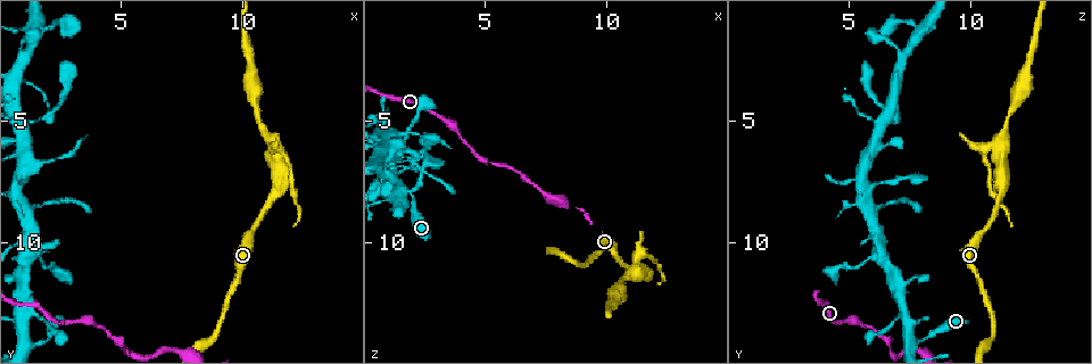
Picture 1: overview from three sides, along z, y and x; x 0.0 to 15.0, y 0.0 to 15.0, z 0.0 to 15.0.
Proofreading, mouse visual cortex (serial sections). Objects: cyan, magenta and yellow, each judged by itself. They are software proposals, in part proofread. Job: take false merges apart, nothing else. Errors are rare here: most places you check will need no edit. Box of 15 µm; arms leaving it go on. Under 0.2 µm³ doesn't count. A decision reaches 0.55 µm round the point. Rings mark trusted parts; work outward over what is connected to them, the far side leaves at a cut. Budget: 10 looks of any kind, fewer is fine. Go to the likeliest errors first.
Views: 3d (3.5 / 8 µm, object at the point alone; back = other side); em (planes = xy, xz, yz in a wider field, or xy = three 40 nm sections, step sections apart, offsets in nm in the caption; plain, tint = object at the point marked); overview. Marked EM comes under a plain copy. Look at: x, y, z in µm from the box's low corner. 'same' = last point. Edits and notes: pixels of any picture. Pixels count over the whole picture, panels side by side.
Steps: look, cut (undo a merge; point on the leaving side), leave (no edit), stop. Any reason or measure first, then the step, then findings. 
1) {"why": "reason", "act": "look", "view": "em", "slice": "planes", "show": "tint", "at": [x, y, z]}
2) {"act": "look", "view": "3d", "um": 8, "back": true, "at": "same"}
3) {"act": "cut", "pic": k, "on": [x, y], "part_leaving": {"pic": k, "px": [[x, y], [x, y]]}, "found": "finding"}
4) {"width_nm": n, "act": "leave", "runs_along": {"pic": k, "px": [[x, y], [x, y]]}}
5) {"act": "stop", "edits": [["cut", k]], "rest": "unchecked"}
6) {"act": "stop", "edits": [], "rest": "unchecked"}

{"why": "sharp bend", "act": "look", "view": "3d", "um": 3.5, "at": [1.1, 14.3, 7.6]}

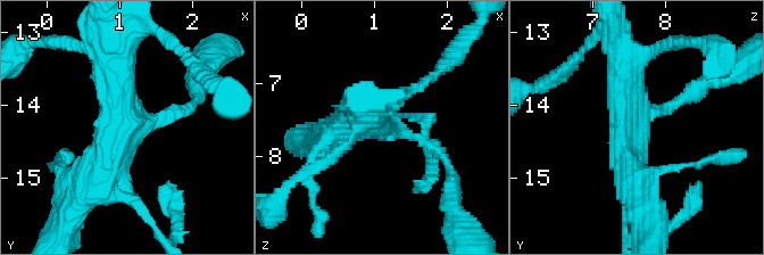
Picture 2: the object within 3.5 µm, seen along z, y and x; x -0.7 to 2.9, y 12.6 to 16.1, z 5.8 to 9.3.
{"arms": 3, "arm_widths_nm": [150, 400, 450], "why": "need the tissue", "act": "look", "view": "em", "slice": "planes", "show": "tint", "at": [1.20, 14.25, 7.60]}

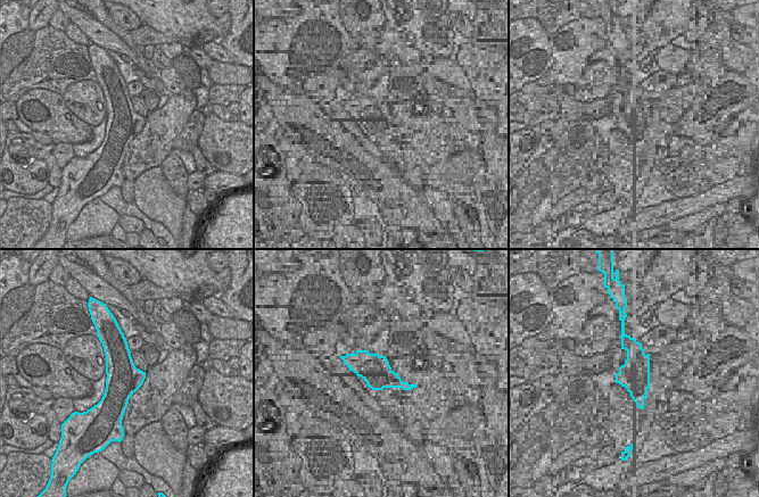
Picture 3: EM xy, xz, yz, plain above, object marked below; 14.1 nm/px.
{"act": "leave", "runs_along": {"pic": 2, "px": [[450, 166], [415, 137], [363, 114]]}, "found": "continuous, no second cell"}

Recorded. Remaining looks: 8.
{"why": "abrupt turn", "act": "look", "view": "3d", "um": 3.5, "at": [11.2, 5.9, 11.2]}

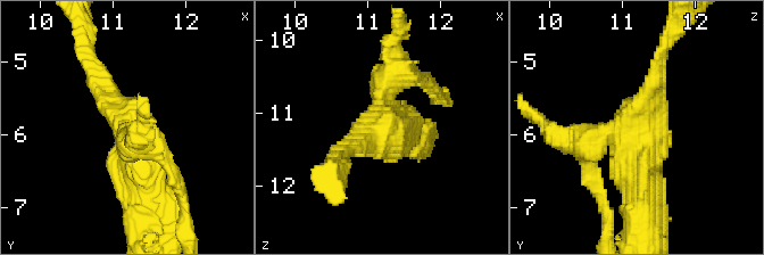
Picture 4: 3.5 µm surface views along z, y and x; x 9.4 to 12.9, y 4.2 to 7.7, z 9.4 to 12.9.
{"arms": 3, "arm_widths_nm": [350, 400, 500], "why": "shape alone is not enough", "act": "look", "view": "em", "slice": "xy", "step": 1, "show": "tint", "at": [11.30, 5.95, 11.30]}

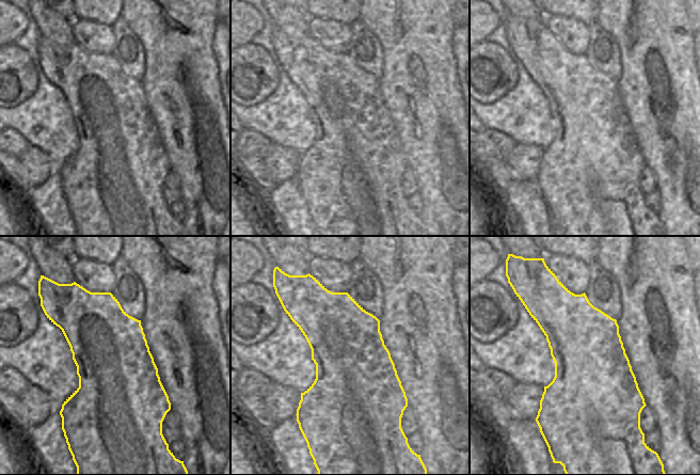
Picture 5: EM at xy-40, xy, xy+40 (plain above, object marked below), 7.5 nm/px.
{"width_nm": 650, "act": "cut", "pic": 4, "on": [572, 144], "part_leaving": {"pic": 4, "px": [[608, 140], [586, 144], [606, 206]]}, "found": "a second cell is stuck on"}

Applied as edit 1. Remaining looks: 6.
{"why": "calibre changes", "act": "look", "view": "3d", "um": 3.5, "at": [1.0, 10.0, 6.3]}

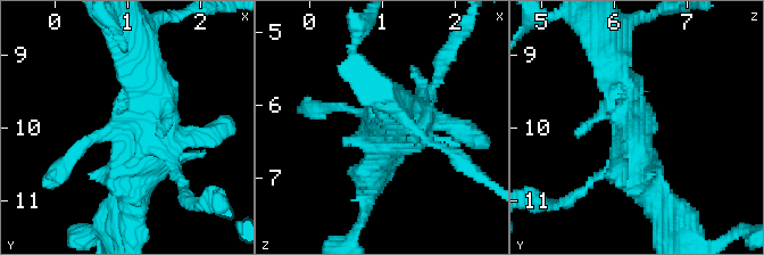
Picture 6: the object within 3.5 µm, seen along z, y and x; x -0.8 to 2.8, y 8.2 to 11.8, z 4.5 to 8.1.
{"why": "need the tissue", "act": "look", "view": "em", "slice": "xy", "step": 5, "show": "tint", "at": [1.05, 10.10, 6.25]}

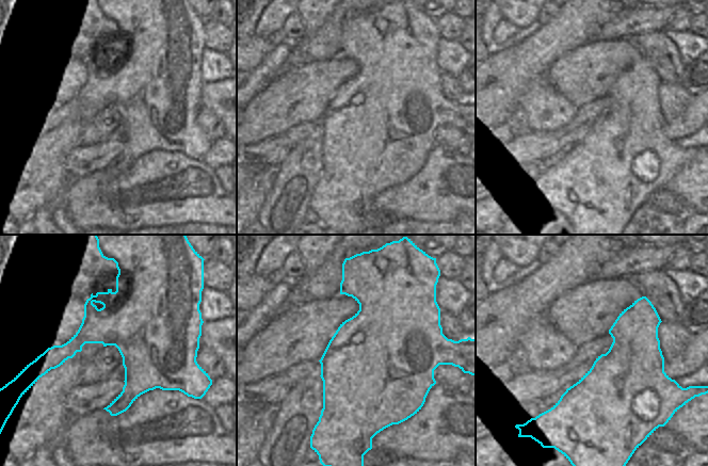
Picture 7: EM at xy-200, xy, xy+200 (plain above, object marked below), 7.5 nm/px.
{"act": "leave", "found": "all the same cell"}

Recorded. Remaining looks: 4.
{"why": "narrows sharply", "act": "look", "view": "3d", "um": 3.5, "at": [1.7, 4.9, 6.8]}

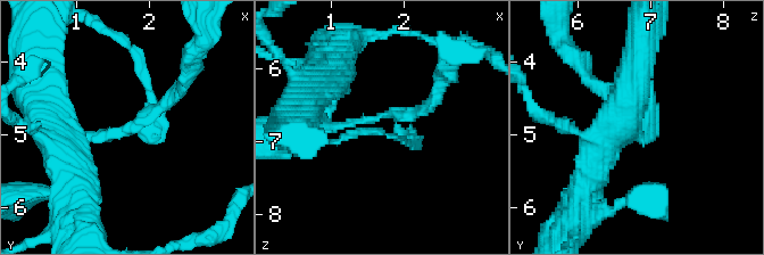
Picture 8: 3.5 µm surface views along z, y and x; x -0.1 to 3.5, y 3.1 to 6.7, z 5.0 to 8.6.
{"act": "look", "view": "em", "slice": "xy", "step": 1, "show": "tint", "at": [1.70, 5.00, 6.70]}

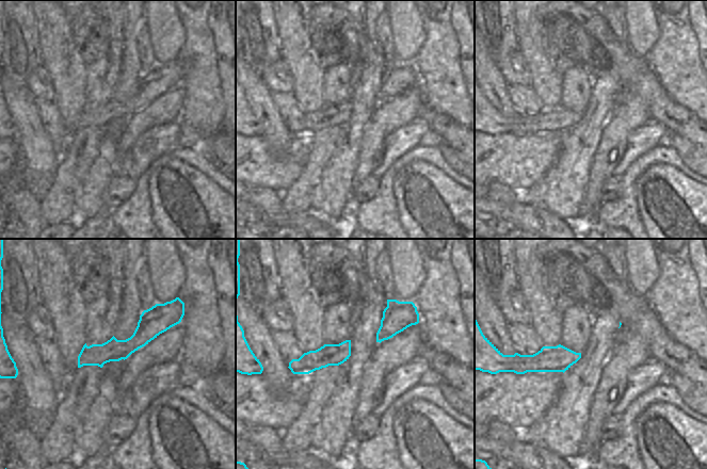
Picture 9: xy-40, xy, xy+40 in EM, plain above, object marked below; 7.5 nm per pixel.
{"act": "leave", "found": "one cell here"}

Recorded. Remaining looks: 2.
{"act": "stop", "edits": [["cut", 4]], "rest": "unchecked"}

